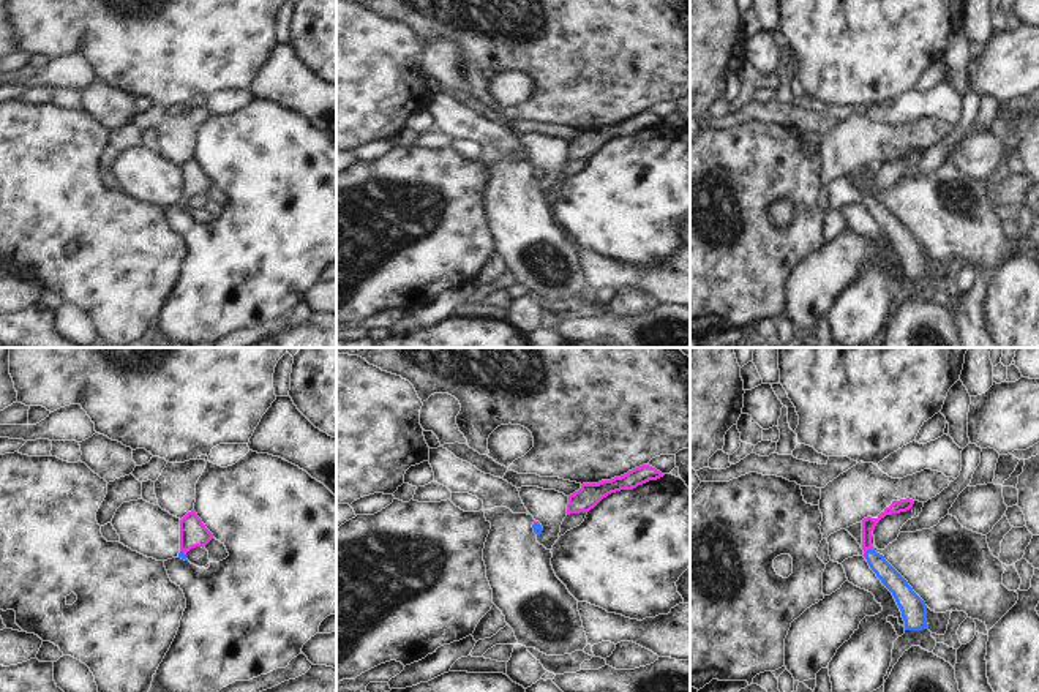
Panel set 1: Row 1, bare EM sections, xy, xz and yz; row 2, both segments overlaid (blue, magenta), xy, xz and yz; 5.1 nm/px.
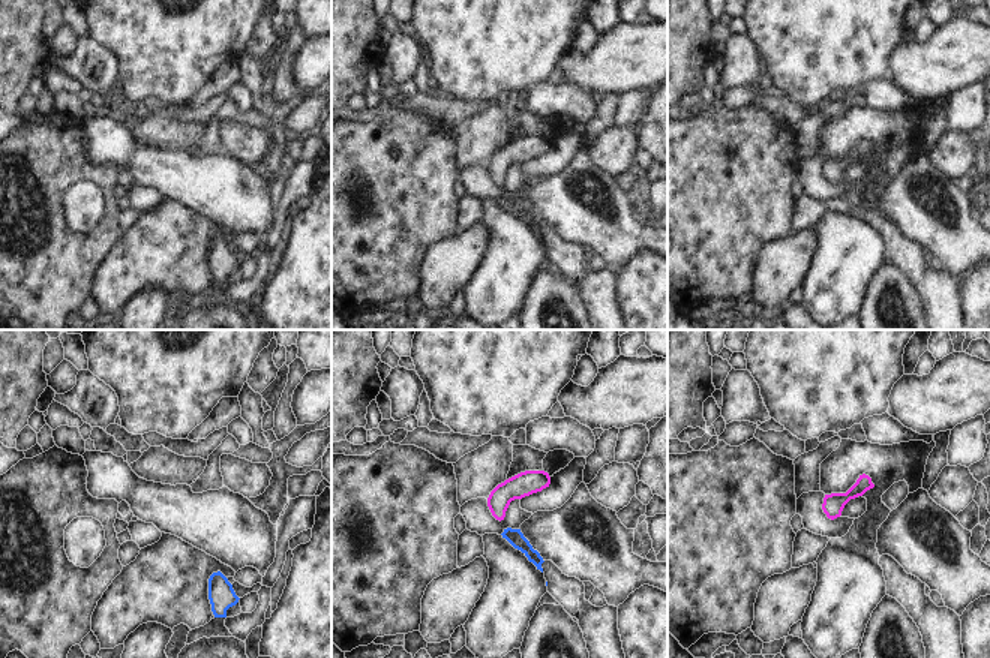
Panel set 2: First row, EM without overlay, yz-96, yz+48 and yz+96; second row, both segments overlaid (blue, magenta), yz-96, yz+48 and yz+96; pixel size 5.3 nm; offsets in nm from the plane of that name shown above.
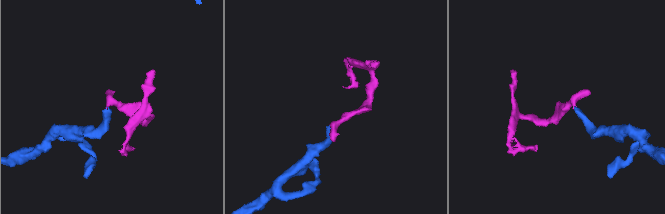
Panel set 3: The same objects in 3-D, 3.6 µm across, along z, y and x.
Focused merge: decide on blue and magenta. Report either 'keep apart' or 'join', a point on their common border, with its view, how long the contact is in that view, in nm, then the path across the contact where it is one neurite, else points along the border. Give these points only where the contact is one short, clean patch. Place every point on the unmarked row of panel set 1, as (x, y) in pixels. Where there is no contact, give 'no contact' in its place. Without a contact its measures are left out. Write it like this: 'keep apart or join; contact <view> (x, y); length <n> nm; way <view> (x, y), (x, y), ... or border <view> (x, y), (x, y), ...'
join; contact yz (867, 196); length 70 nm; way yz (891, 225), (867, 196), (869, 169)

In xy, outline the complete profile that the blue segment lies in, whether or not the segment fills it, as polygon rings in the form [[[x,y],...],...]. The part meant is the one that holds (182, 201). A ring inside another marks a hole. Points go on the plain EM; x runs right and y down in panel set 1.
[[[194,156],[188,158],[180,166],[180,199],[178,204],[186,205],[186,199],[196,193],[205,193],[213,185],[213,180],[205,174]]]

